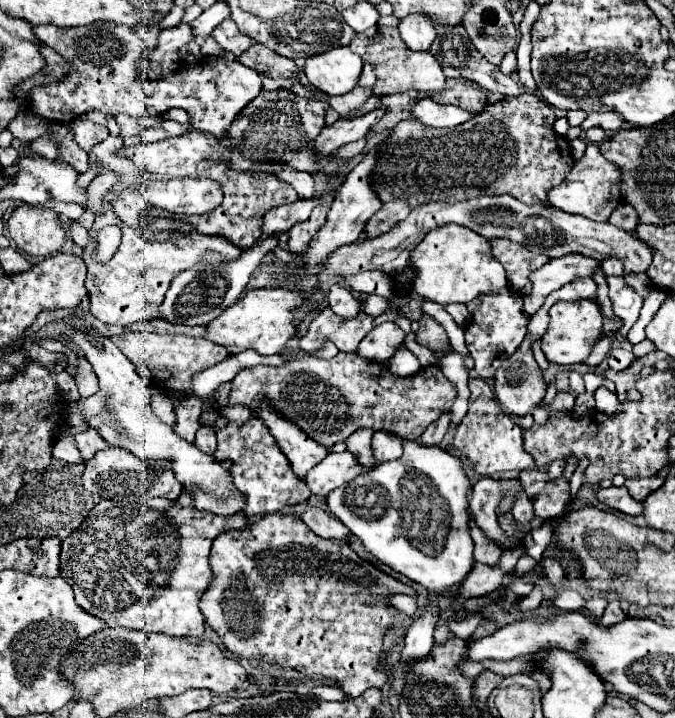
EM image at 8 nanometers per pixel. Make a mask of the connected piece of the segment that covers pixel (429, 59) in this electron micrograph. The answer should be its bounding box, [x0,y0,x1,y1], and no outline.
[349,29,445,95]

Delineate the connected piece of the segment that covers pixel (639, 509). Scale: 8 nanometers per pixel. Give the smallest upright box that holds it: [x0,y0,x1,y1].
[595,487,643,515]

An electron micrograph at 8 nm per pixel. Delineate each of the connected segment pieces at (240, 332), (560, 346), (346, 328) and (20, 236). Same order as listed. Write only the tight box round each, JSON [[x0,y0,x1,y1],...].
[[205,289,301,355],[541,301,603,365],[299,309,373,353],[7,205,65,259]]

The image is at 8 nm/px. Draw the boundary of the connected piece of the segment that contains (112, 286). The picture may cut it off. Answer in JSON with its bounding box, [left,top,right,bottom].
[83,204,241,327]

